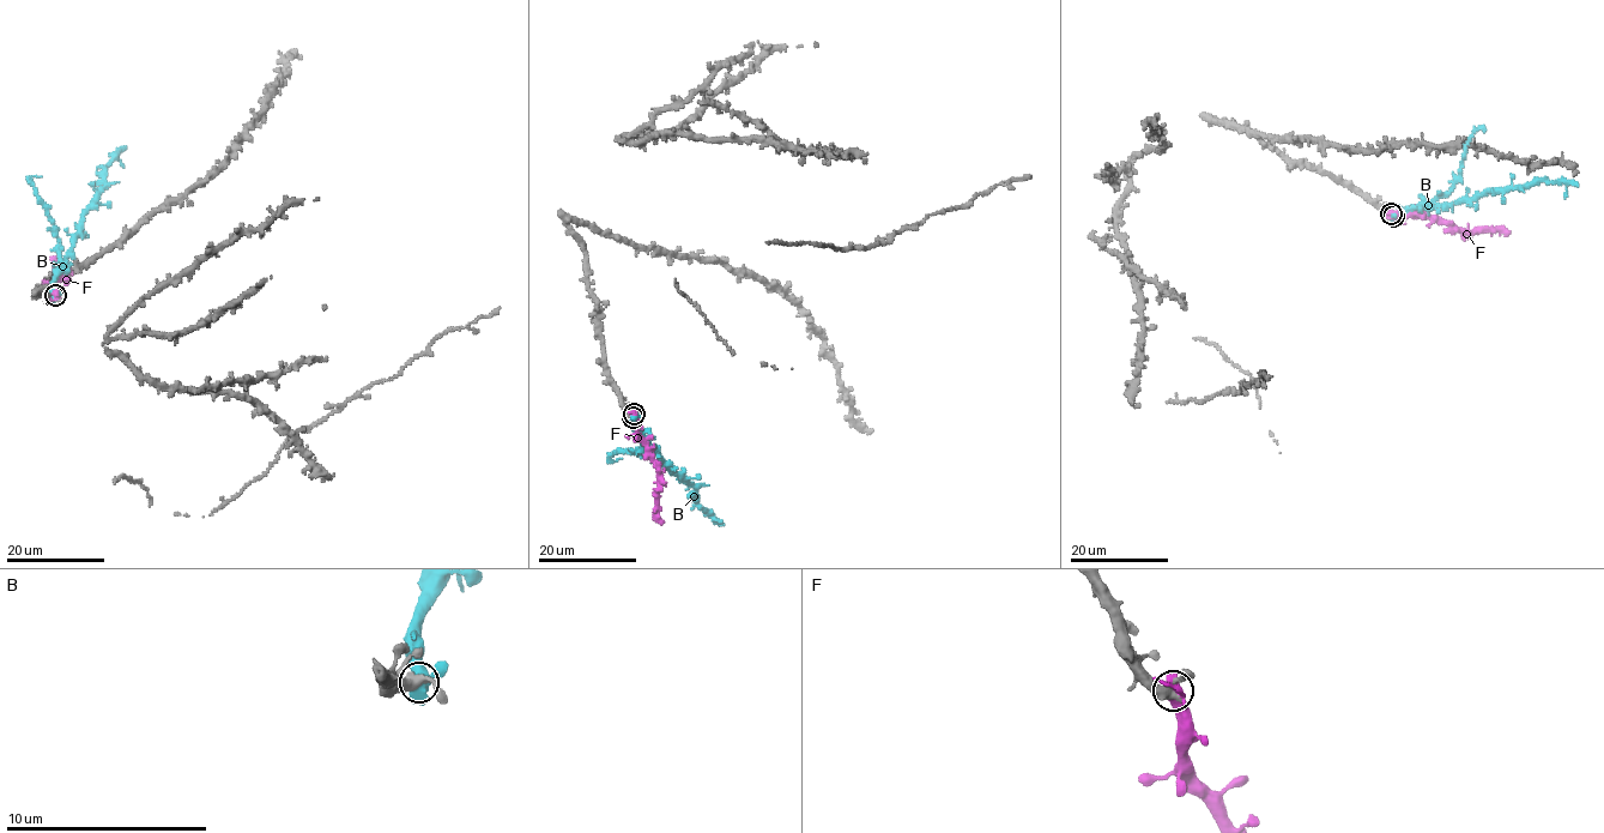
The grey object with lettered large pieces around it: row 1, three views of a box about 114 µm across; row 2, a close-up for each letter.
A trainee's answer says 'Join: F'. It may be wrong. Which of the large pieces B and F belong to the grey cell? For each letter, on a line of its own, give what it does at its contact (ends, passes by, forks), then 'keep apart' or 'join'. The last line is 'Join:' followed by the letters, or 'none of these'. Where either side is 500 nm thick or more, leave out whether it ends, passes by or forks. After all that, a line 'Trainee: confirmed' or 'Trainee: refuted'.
B: keep apart
F: join
Join: F
Trainee: confirmed

